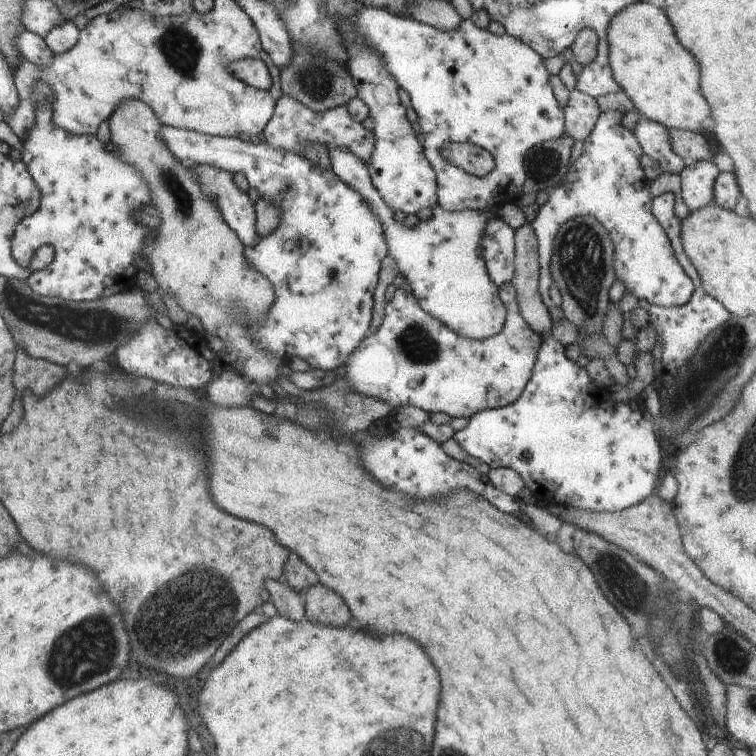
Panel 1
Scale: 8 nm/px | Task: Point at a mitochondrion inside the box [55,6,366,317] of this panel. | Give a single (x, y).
(179, 49)

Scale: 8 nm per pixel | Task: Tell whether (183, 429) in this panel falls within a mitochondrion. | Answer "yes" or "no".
yes

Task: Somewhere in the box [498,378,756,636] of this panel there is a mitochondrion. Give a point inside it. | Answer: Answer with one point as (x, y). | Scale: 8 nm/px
(624, 585)

